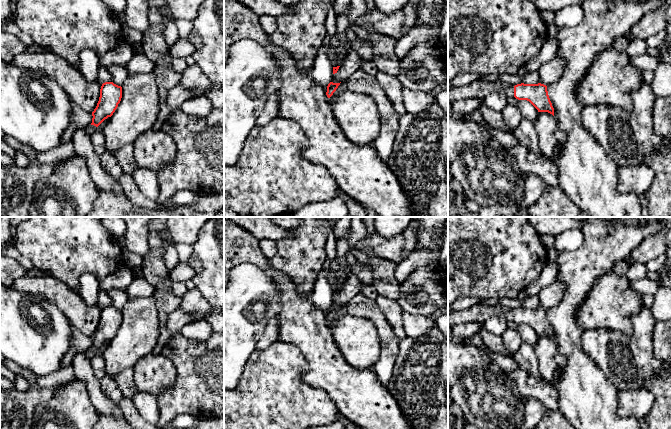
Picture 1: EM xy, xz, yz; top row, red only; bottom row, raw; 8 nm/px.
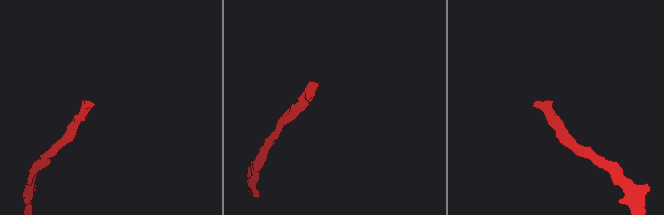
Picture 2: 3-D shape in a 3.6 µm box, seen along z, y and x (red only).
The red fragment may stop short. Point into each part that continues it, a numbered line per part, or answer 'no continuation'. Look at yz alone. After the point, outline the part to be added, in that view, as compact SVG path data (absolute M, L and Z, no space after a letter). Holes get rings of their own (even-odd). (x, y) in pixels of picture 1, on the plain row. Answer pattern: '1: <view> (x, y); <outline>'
1: yz (477, 313); M502 304L494 306L474 305L466 310L448 313L448 326L467 322L479 322L481 325L488 319L495 316L503 316L509 322L514 321L514 311Z

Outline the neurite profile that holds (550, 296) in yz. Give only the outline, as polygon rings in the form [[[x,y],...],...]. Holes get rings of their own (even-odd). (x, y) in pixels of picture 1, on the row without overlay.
[[[558,281],[542,288],[537,295],[539,307],[548,310],[557,306],[564,295],[564,288],[564,284]]]

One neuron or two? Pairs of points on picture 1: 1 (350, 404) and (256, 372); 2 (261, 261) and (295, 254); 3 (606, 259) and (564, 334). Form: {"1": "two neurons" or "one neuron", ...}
{"1": "two neurons", "2": "two neurons", "3": "one neuron"}

